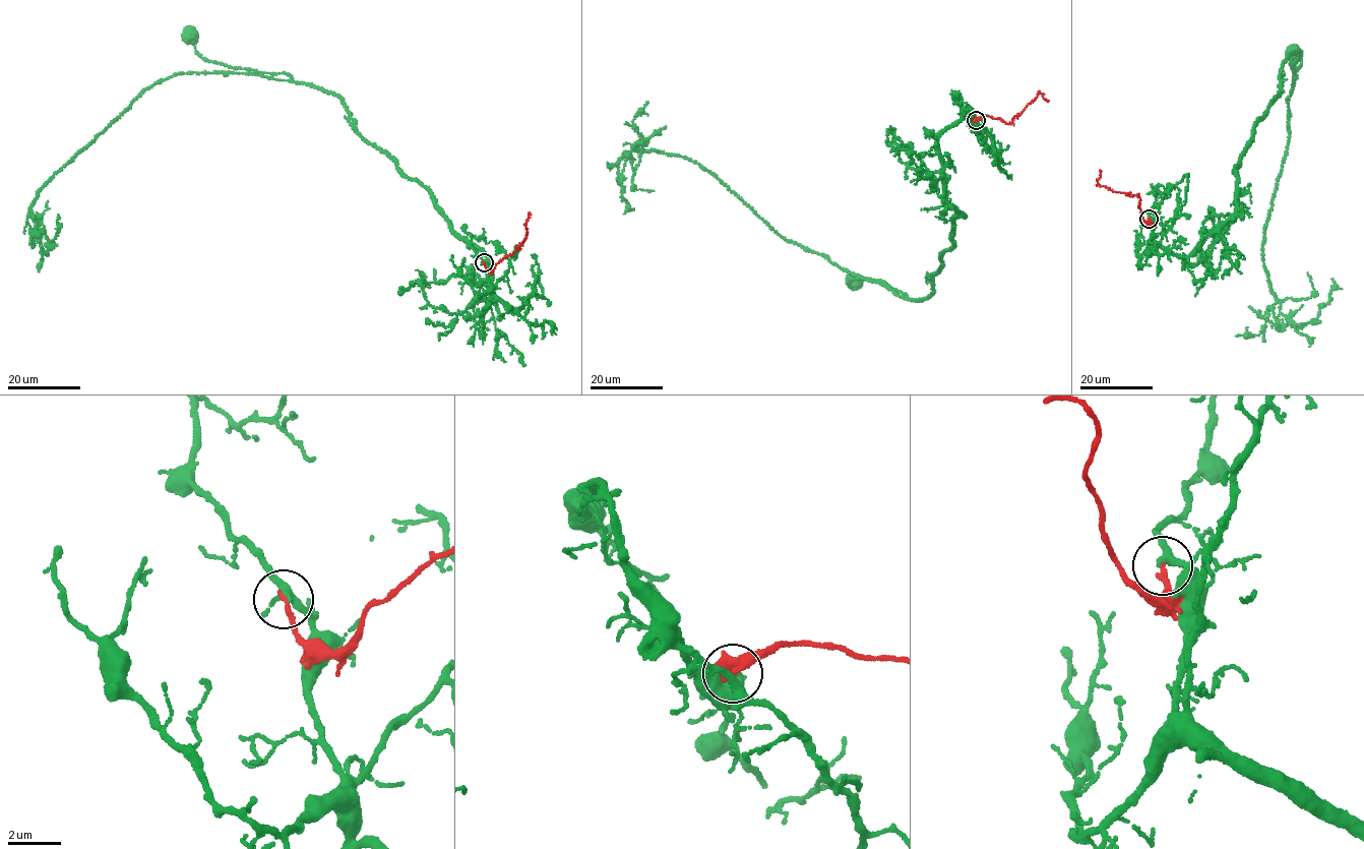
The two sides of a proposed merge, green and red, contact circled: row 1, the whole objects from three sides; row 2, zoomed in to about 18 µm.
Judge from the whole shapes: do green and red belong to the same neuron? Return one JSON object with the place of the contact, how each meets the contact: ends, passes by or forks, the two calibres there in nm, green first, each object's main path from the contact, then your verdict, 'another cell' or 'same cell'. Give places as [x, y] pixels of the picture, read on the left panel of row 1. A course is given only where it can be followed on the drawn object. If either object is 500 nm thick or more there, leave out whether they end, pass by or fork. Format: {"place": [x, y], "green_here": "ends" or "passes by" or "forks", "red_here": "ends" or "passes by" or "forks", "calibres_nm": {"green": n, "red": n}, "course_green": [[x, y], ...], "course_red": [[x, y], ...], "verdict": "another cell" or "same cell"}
{"place": [484, 262], "green_here": "forks", "red_here": "ends", "calibres_nm": {"green": 220, "red": 220}, "course_green": [[484, 262], [483, 315], [490, 258], [361, 136], [344, 100], [207, 61], [188, 35]], "course_red": [[484, 262], [488, 268], [494, 268], [521, 245], [530, 213]], "verdict": "another cell"}

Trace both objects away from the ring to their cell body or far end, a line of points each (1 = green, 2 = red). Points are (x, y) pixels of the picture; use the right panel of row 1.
1: (1150, 219), (1151, 239), (1186, 256), (1235, 211), (1234, 172), (1294, 53)
2: (1150, 219), (1150, 223), (1141, 218), (1140, 200), (1136, 195), (1113, 192), (1099, 185), (1100, 170)

